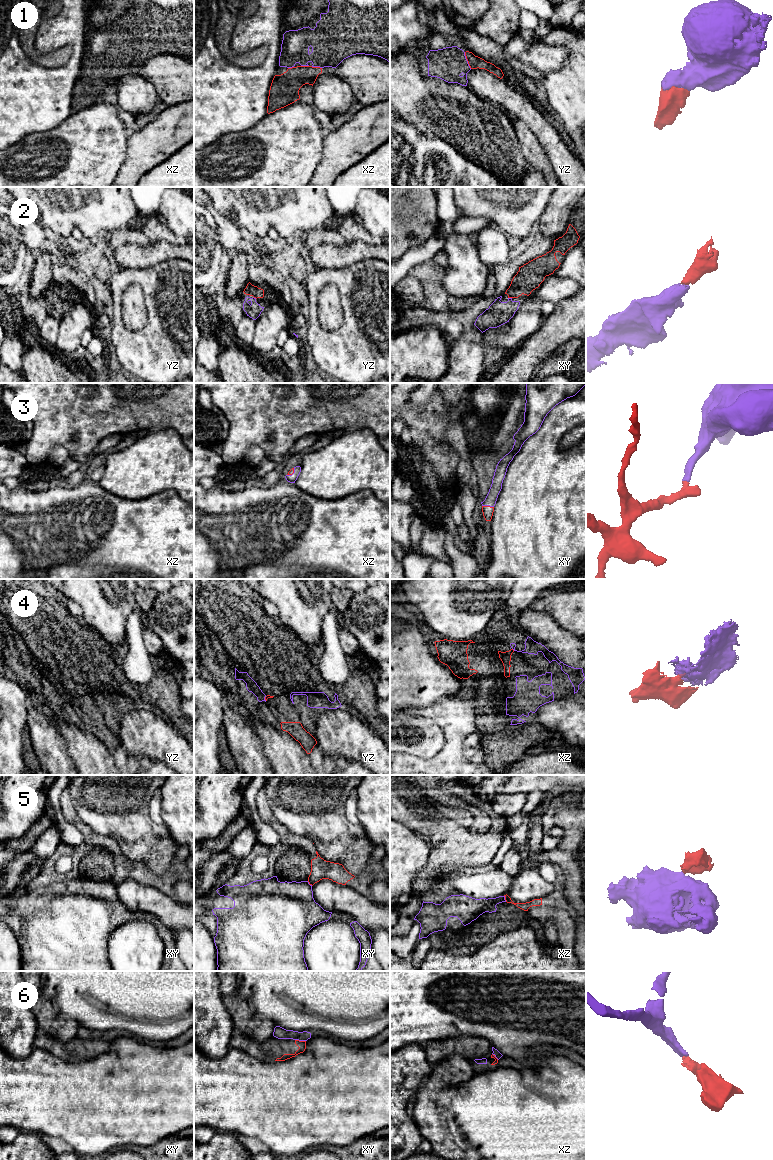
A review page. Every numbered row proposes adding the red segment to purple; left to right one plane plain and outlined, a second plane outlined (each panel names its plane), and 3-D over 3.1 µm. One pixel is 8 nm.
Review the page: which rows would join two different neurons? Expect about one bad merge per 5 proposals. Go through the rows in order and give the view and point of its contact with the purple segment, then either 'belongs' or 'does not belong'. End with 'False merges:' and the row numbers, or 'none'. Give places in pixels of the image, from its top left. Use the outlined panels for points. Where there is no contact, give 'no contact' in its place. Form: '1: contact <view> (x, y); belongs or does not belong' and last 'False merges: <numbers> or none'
1: contact yz (466, 60); belongs
2: contact xy (510, 298); belongs
3: contact xy (488, 505); belongs
4: contact xz (513, 649); belongs
5: contact xz (504, 898); does not belong
6: contact xy (300, 1040); does not belong
False merges: 5, 6

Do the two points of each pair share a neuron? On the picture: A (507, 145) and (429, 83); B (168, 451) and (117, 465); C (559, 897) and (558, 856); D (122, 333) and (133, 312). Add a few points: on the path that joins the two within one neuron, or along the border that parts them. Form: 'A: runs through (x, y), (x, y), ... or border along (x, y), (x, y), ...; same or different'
A: runs through (488, 138), (448, 100); same
B: runs through (155, 462), (130, 465); same
C: border along (560, 889), (574, 909); different
D: border along (121, 304), (123, 324), (129, 329), (141, 329); different

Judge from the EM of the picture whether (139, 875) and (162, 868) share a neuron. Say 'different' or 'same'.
different

